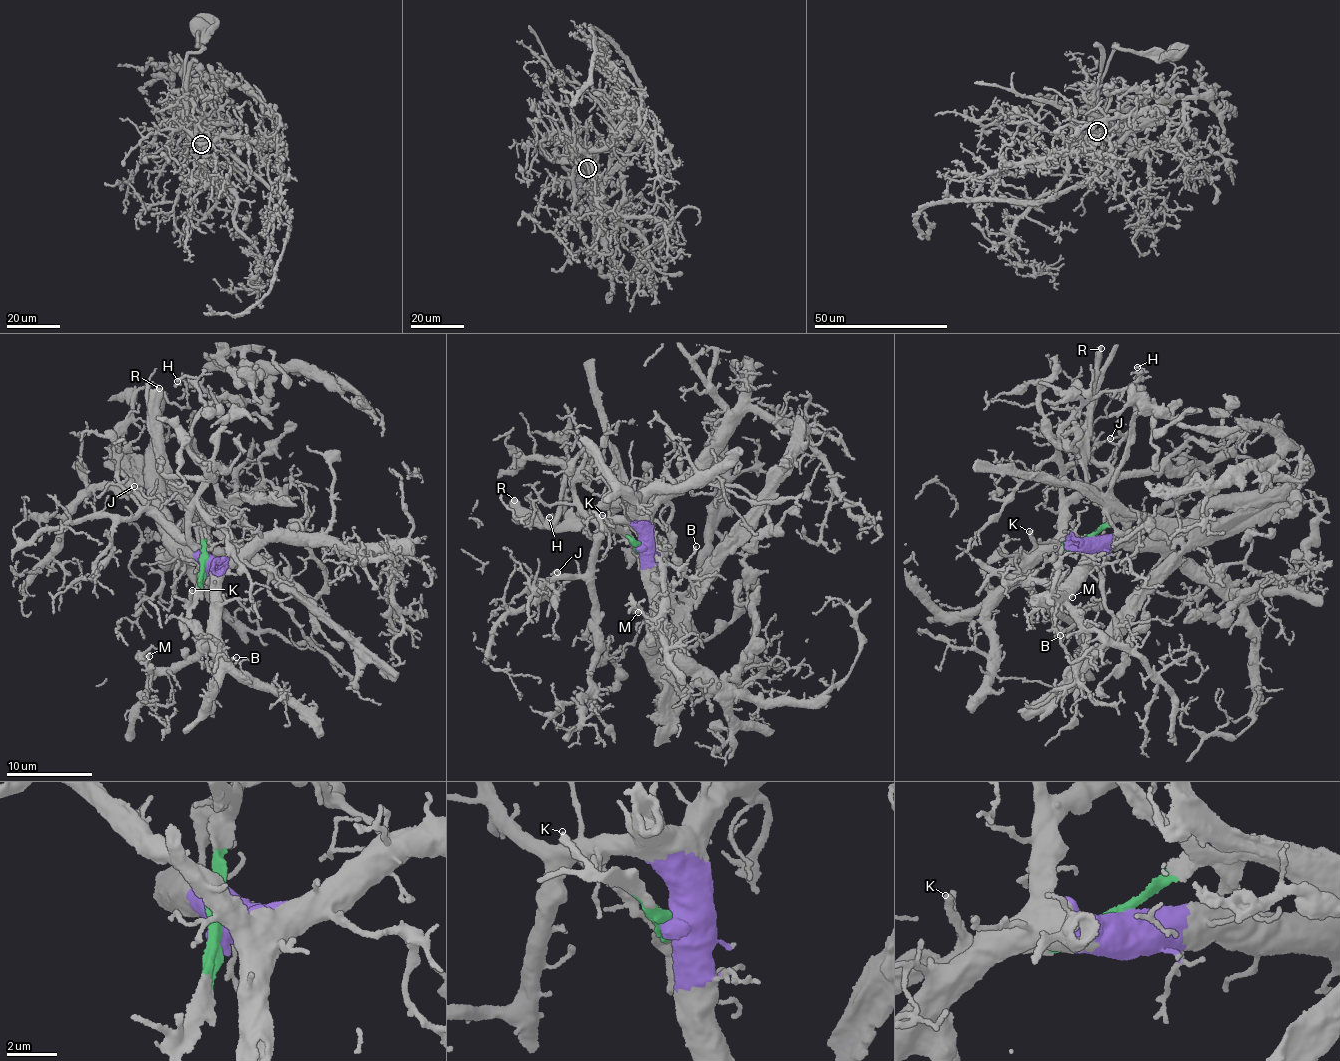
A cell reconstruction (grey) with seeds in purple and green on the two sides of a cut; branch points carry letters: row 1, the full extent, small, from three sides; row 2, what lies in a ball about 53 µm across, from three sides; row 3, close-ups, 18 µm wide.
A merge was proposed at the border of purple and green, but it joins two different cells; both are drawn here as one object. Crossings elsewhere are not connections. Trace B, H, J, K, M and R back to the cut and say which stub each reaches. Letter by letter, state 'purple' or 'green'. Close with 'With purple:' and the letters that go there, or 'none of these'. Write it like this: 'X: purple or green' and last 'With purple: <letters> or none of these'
B: purple
H: purple
J: purple
K: green
M: purple
R: green
With purple: B, H, J, M

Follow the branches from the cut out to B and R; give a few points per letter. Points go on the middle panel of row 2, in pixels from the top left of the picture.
B: (639, 545), (641, 518), (633, 514), (649, 532), (661, 561), (683, 567), (695, 547)
R: (639, 545), (635, 549), (638, 551), (607, 524), (578, 518), (560, 526), (514, 500)

